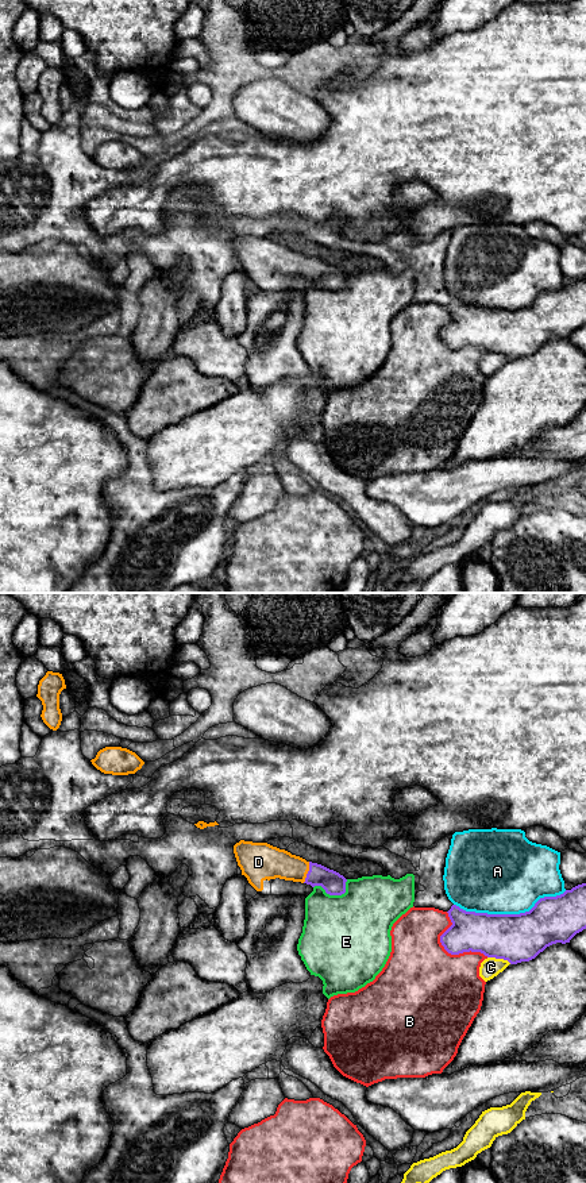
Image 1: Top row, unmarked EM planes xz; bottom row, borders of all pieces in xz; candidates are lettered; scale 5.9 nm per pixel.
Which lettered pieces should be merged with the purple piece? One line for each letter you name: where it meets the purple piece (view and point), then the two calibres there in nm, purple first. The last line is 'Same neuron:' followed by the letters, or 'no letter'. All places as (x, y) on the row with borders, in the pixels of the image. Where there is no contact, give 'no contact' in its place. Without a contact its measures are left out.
D: meets purple in xz at (308, 873); 140 nm thick on the purple side, 200 nm on the other
Same neuron: D

